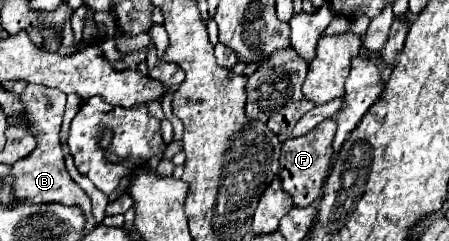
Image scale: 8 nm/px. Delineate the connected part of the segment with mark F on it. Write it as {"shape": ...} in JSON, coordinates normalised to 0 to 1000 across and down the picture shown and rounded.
{"shape":[[[726,490],[699,539],[690,539],[682,564],[628,589],[624,747],[628,747],[633,797],[641,797],[650,813],[659,863],[690,855],[699,830],[713,822],[717,755],[722,755],[722,739],[731,730],[731,705],[735,705],[744,556],[748,556],[748,506],[739,490]]]}

